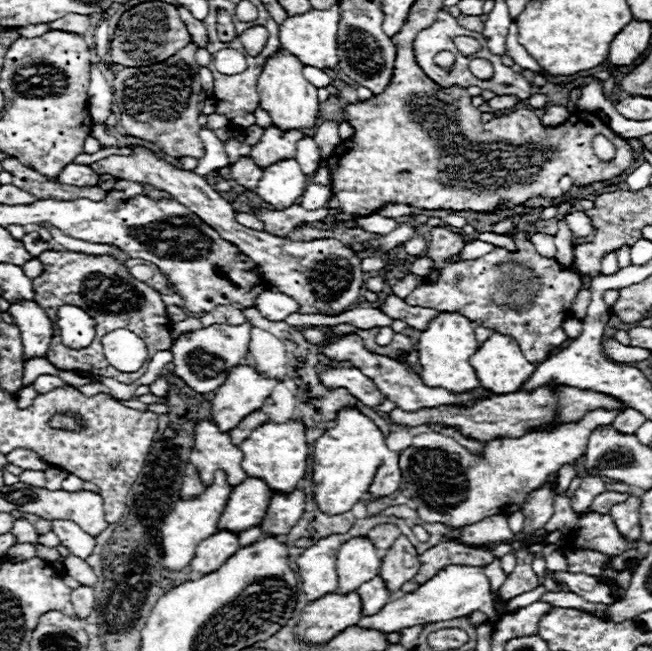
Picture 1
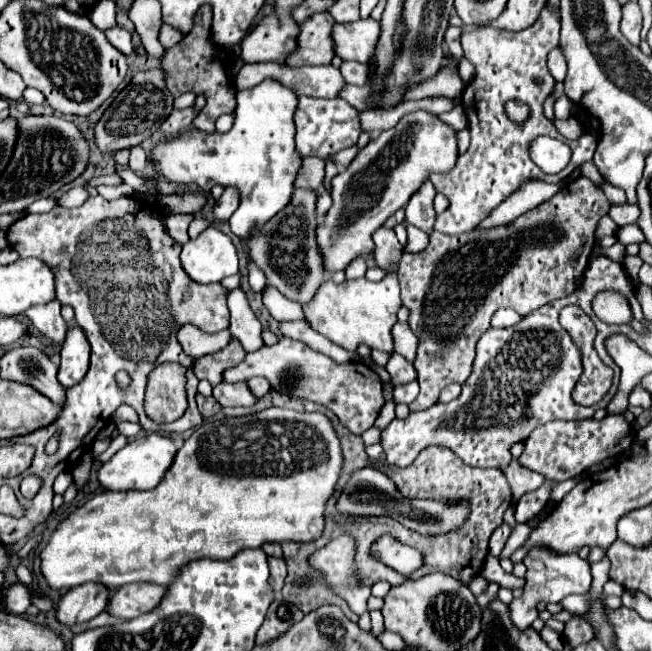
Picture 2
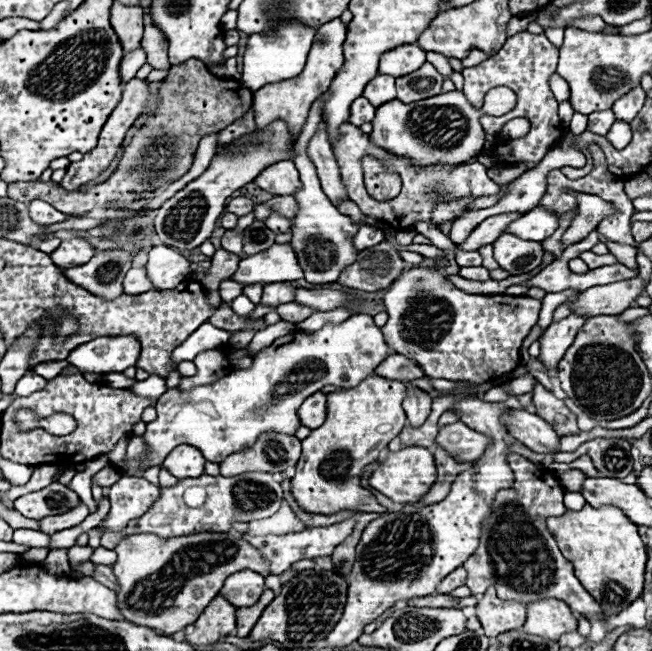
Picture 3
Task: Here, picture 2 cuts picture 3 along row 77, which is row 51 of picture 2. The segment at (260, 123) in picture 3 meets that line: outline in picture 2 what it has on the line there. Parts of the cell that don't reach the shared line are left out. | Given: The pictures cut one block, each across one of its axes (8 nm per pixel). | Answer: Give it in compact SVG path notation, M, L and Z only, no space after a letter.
M328 12L314 14L306 22L302 22L298 36L298 52L294 52L294 56L290 56L286 64L290 68L330 64L332 58L336 56L332 26L334 18Z

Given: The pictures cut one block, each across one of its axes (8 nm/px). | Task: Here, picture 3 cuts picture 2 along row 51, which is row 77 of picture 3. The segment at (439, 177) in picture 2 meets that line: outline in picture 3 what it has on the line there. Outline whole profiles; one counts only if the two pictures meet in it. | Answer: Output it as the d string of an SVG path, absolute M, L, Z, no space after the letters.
M524 30L524 32L518 32L518 34L510 36L496 56L480 62L478 66L462 70L464 94L478 108L484 104L486 88L508 86L516 92L514 110L510 110L508 114L504 114L500 118L492 118L492 116L486 116L486 114L480 118L486 134L498 136L500 130L502 130L502 124L506 124L512 118L528 118L530 124L532 124L526 138L504 140L504 142L496 144L496 148L492 150L492 158L494 158L496 164L528 164L532 168L558 142L558 138L562 134L562 124L560 124L560 118L558 118L558 102L554 100L554 94L548 86L550 76L556 72L556 64L558 64L558 48L554 48L548 42L546 34L530 34L530 32Z

